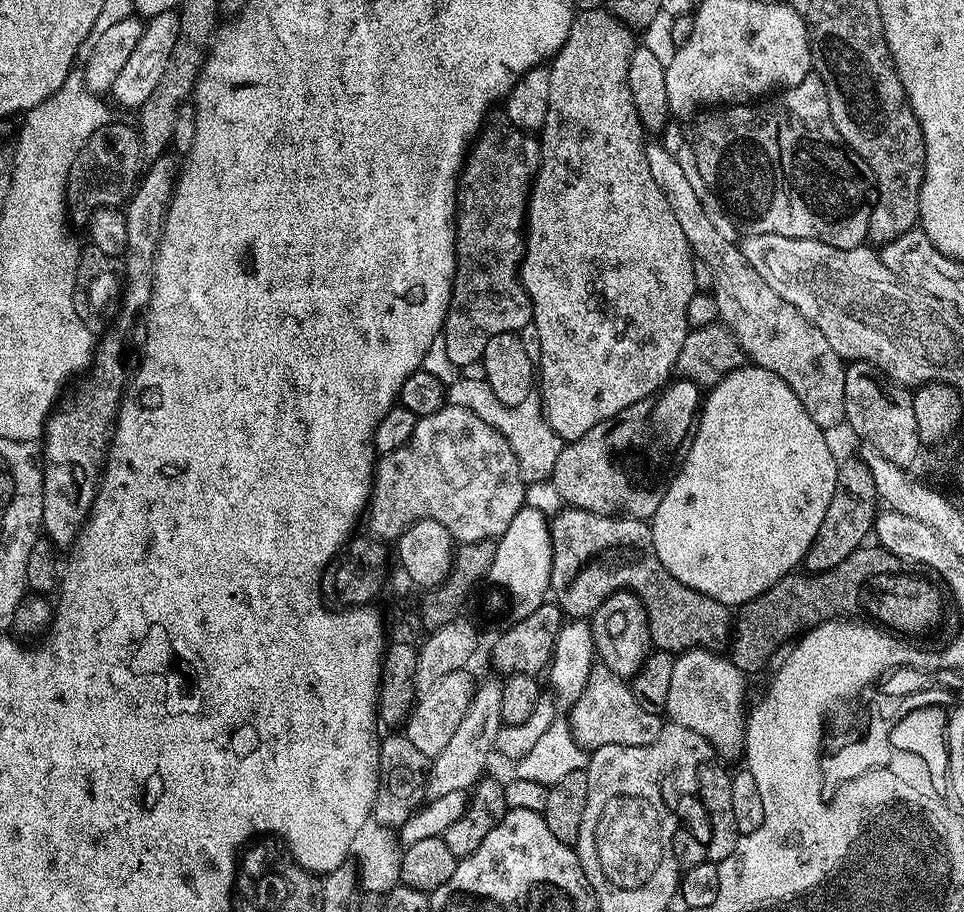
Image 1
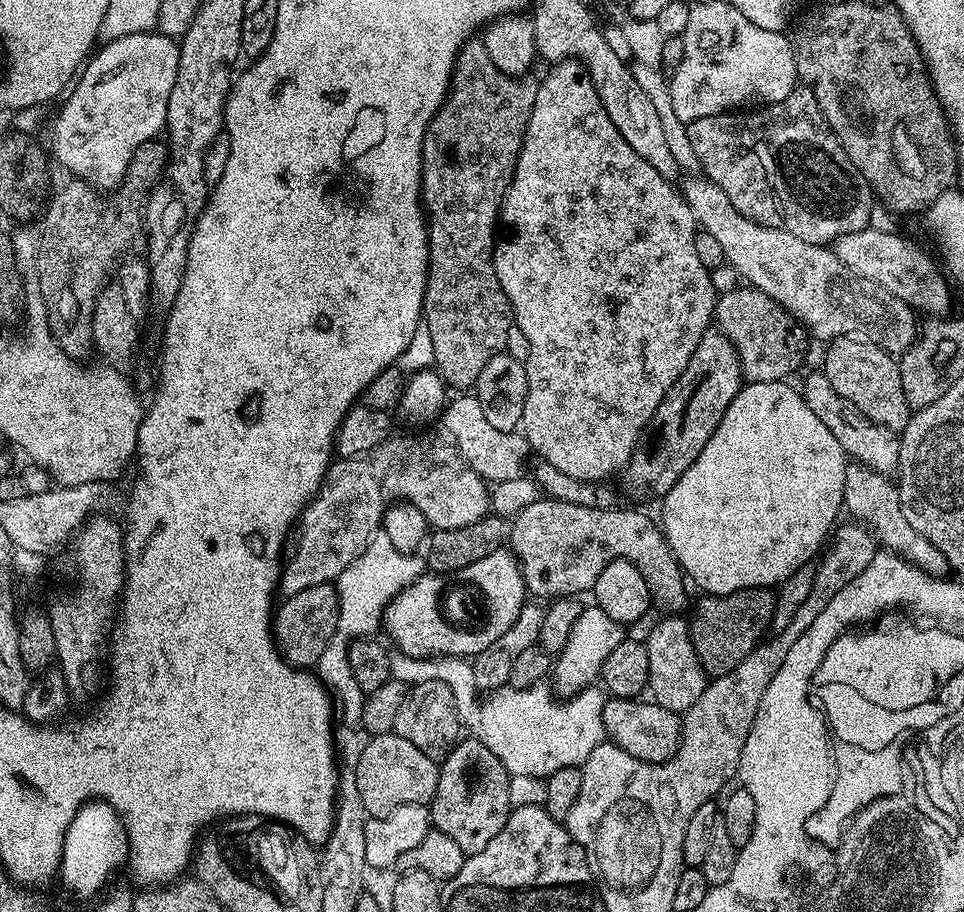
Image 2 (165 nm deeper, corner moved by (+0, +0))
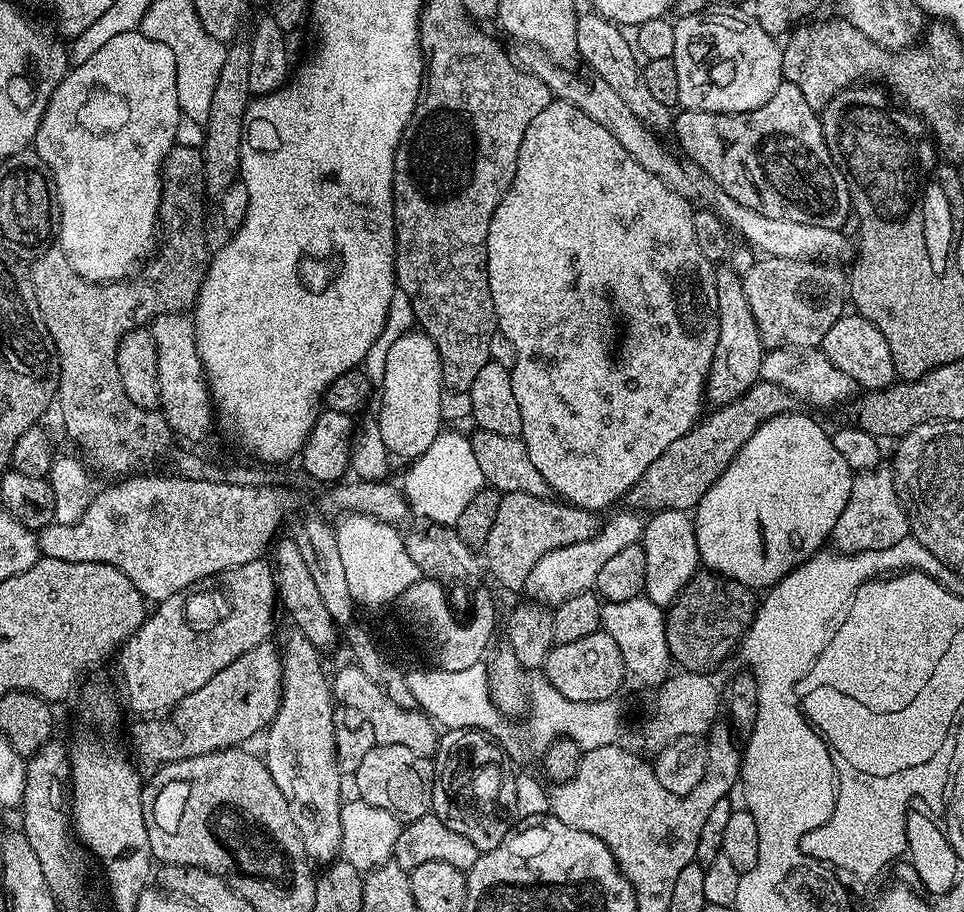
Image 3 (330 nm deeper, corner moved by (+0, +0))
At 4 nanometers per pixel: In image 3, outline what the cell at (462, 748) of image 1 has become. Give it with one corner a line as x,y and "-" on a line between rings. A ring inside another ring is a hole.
623,510
617,516
605,519
599,532
588,540
574,542
574,546
562,546
552,550
536,563
534,570
528,575
527,591
532,591
531,599
545,606
555,606
566,602
566,598
574,598
574,594
593,591
596,579
602,566
618,554
618,550
626,550
626,546
640,544
644,532
645,521
636,517
635,511

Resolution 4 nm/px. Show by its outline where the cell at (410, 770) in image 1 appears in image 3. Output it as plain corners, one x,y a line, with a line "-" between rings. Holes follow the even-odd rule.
376,744
366,758
358,762
354,776
355,795
359,799
370,802
370,806
378,806
378,810
390,810
401,822
417,820
432,812
433,761
422,754
414,754
414,750
406,750
406,746

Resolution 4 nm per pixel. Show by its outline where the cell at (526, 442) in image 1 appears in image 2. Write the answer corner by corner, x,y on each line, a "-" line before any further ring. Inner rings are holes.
460,394
460,396
445,405
442,413
442,421
448,430
447,435
460,456
475,470
487,483
516,479
525,471
524,462
530,456
531,448
528,440
521,431
497,430
486,419
482,404
478,402
474,394

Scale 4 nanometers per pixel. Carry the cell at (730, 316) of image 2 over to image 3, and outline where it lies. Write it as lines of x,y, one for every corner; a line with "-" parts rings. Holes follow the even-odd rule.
764,256
757,259
756,265
750,270
750,274
746,274
743,278
746,298
750,302
750,310
754,313
754,322
758,322
758,332
765,349
819,349
826,338
826,330
830,330
830,326
834,326
834,322
838,322
838,318
845,315
846,272
845,269
840,269
840,266
835,263

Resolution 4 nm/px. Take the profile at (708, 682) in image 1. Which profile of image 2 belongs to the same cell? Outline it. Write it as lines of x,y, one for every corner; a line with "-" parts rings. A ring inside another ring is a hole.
680,616
666,617
661,624
653,626
652,633
646,636
646,643
650,658
647,691
652,692
651,699
671,712
687,712
690,706
698,702
698,698
702,698
709,681
692,645
689,621

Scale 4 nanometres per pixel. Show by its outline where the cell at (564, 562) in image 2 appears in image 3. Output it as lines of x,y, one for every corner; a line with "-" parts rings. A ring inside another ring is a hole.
505,492
498,502
498,515
494,526
484,540
482,551
488,559
492,576
504,588
523,589
528,575
543,556
562,546
574,546
574,542
588,540
600,530
601,517
587,508
561,502
556,498
531,496
521,492

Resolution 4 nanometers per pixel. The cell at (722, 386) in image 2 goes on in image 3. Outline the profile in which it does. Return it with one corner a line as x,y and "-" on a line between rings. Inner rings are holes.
726,262
716,268
714,290
718,290
718,346
714,346
714,358
710,362
706,396
709,401
713,400
713,405
719,406
734,402
736,398
746,394
756,385
760,380
762,358
766,349
758,332
758,322
754,322
754,313
750,310
750,302
746,298
744,278
734,274
734,270

